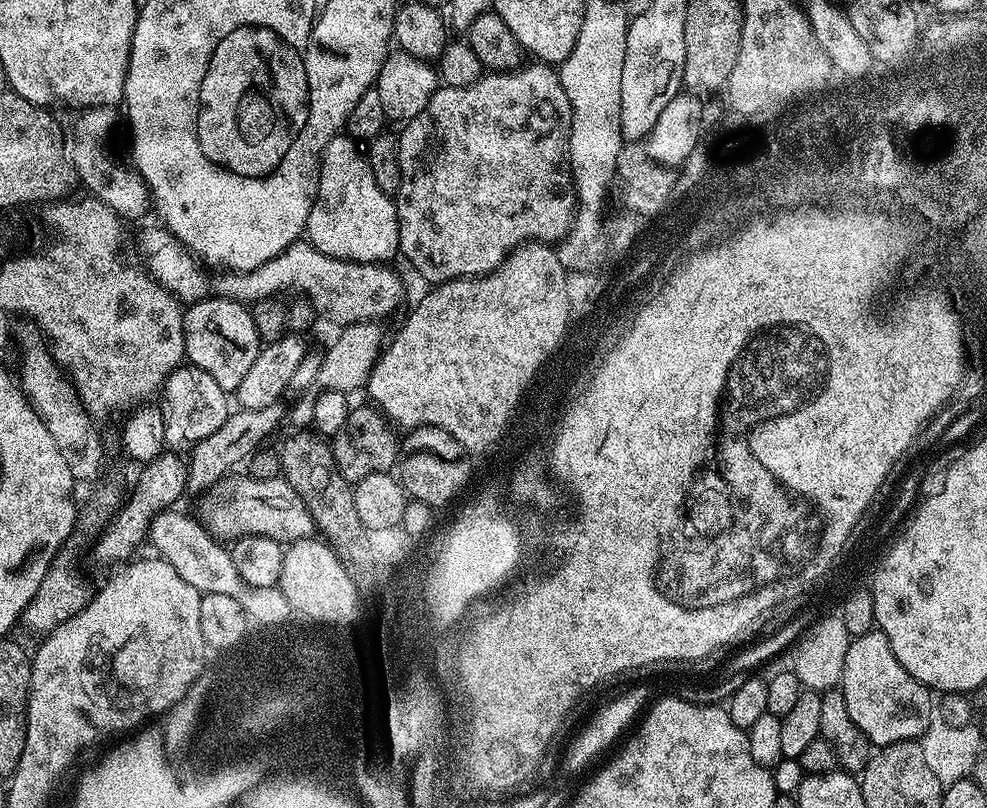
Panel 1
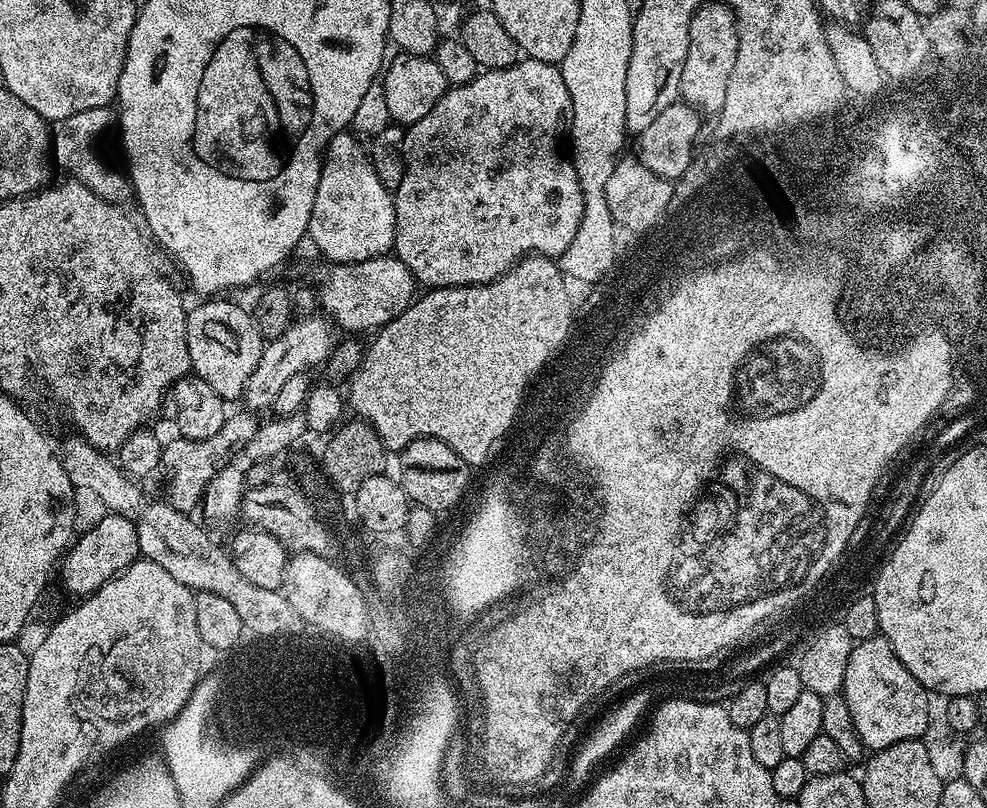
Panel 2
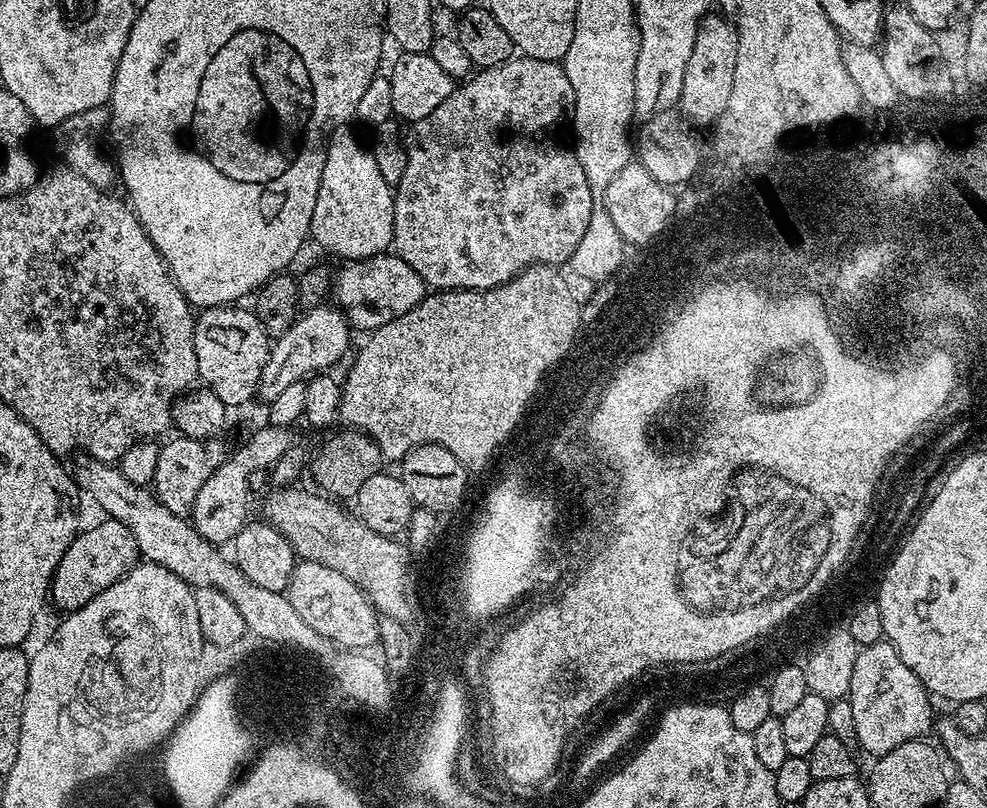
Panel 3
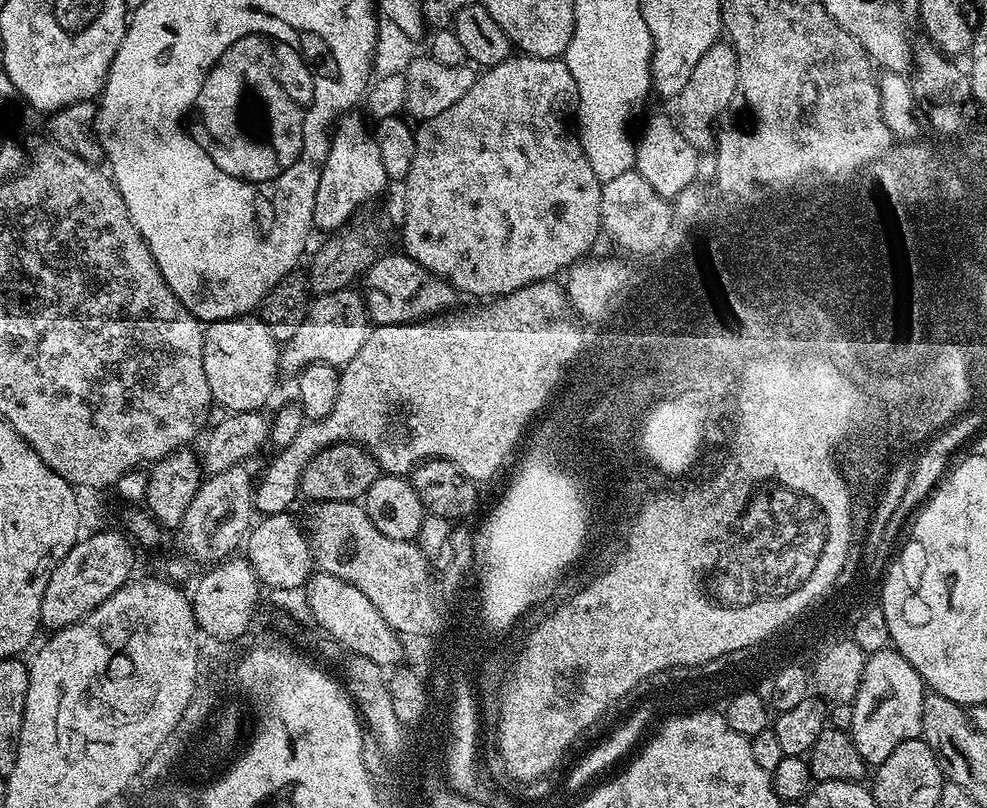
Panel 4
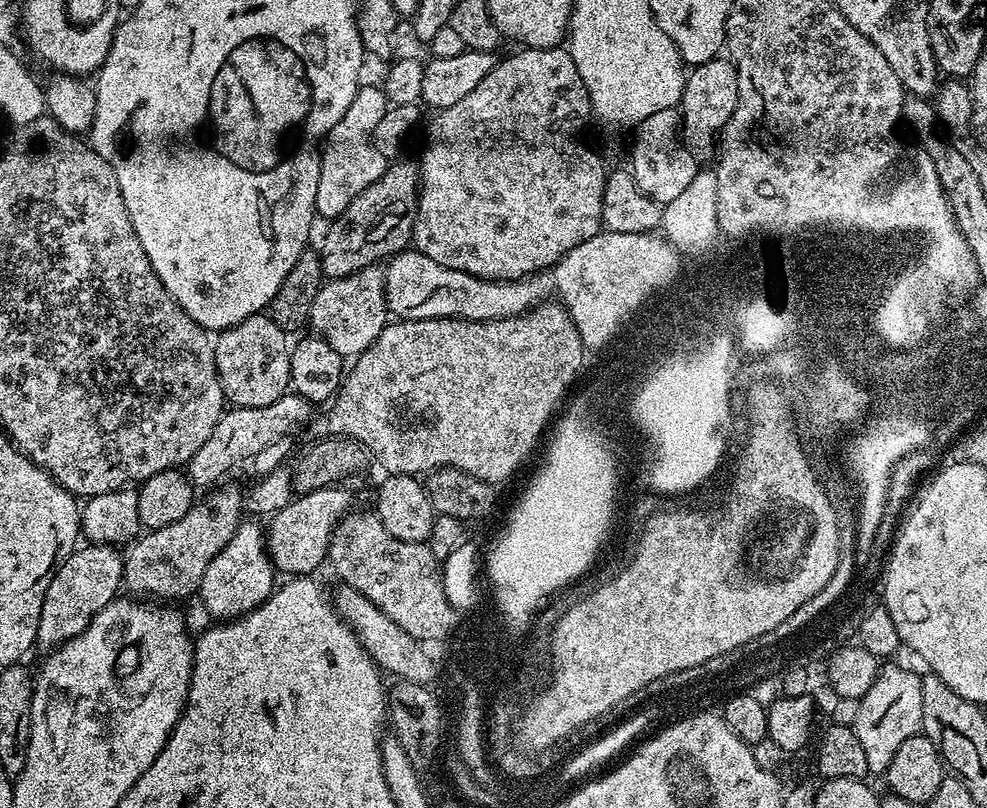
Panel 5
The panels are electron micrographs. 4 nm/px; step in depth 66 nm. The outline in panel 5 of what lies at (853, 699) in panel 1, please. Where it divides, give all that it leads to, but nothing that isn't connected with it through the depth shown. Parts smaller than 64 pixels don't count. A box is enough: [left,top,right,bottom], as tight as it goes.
[854,662,922,774]

